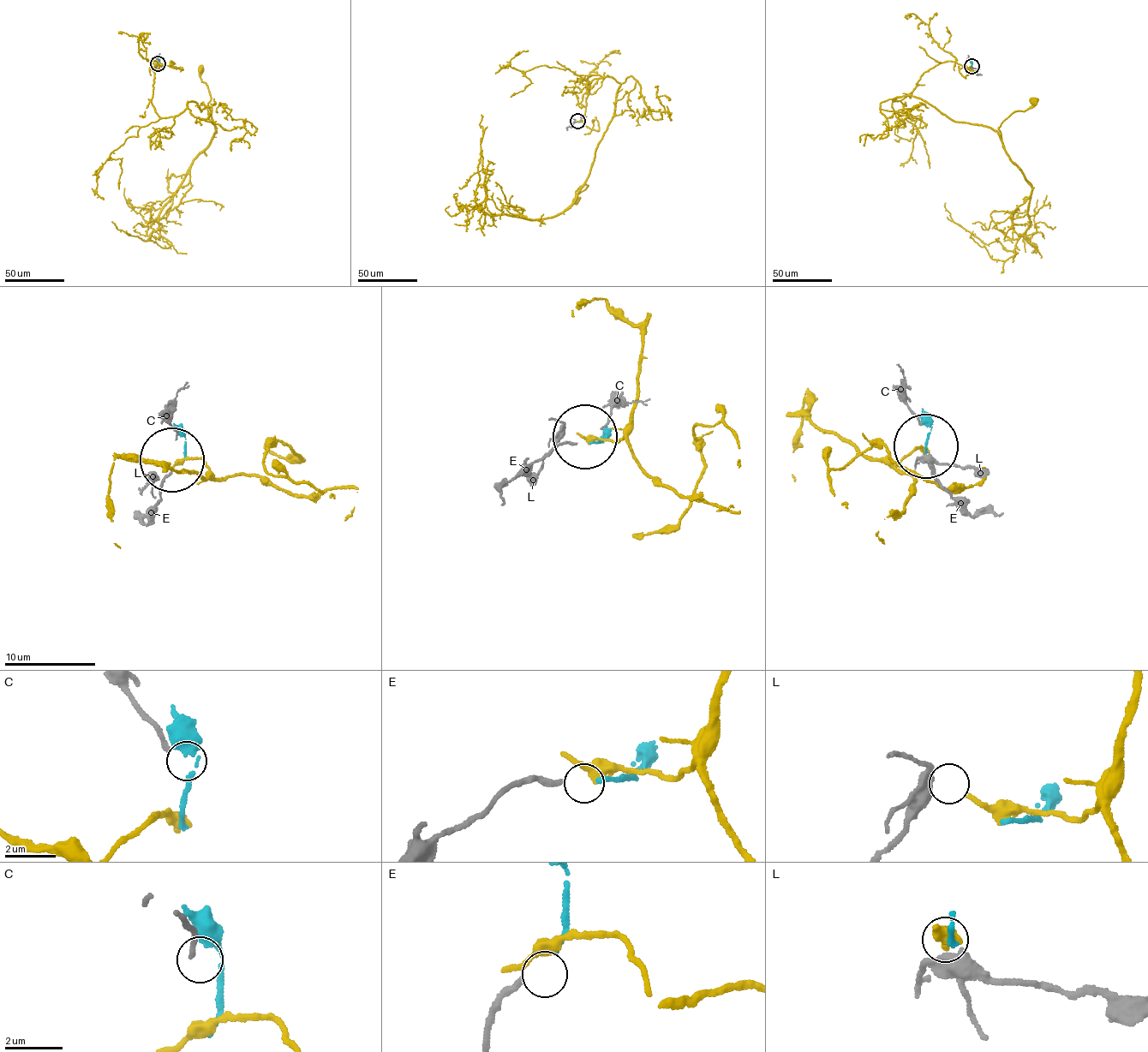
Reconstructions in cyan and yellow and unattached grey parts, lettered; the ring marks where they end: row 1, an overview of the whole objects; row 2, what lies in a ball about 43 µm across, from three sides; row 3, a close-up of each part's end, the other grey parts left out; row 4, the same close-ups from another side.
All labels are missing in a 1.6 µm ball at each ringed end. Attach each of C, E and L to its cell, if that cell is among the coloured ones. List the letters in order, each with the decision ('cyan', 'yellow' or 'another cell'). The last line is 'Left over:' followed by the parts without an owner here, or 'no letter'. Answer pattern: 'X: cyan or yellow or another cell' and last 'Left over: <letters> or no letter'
C: another cell
E: cyan
L: yellow
Left over: C

